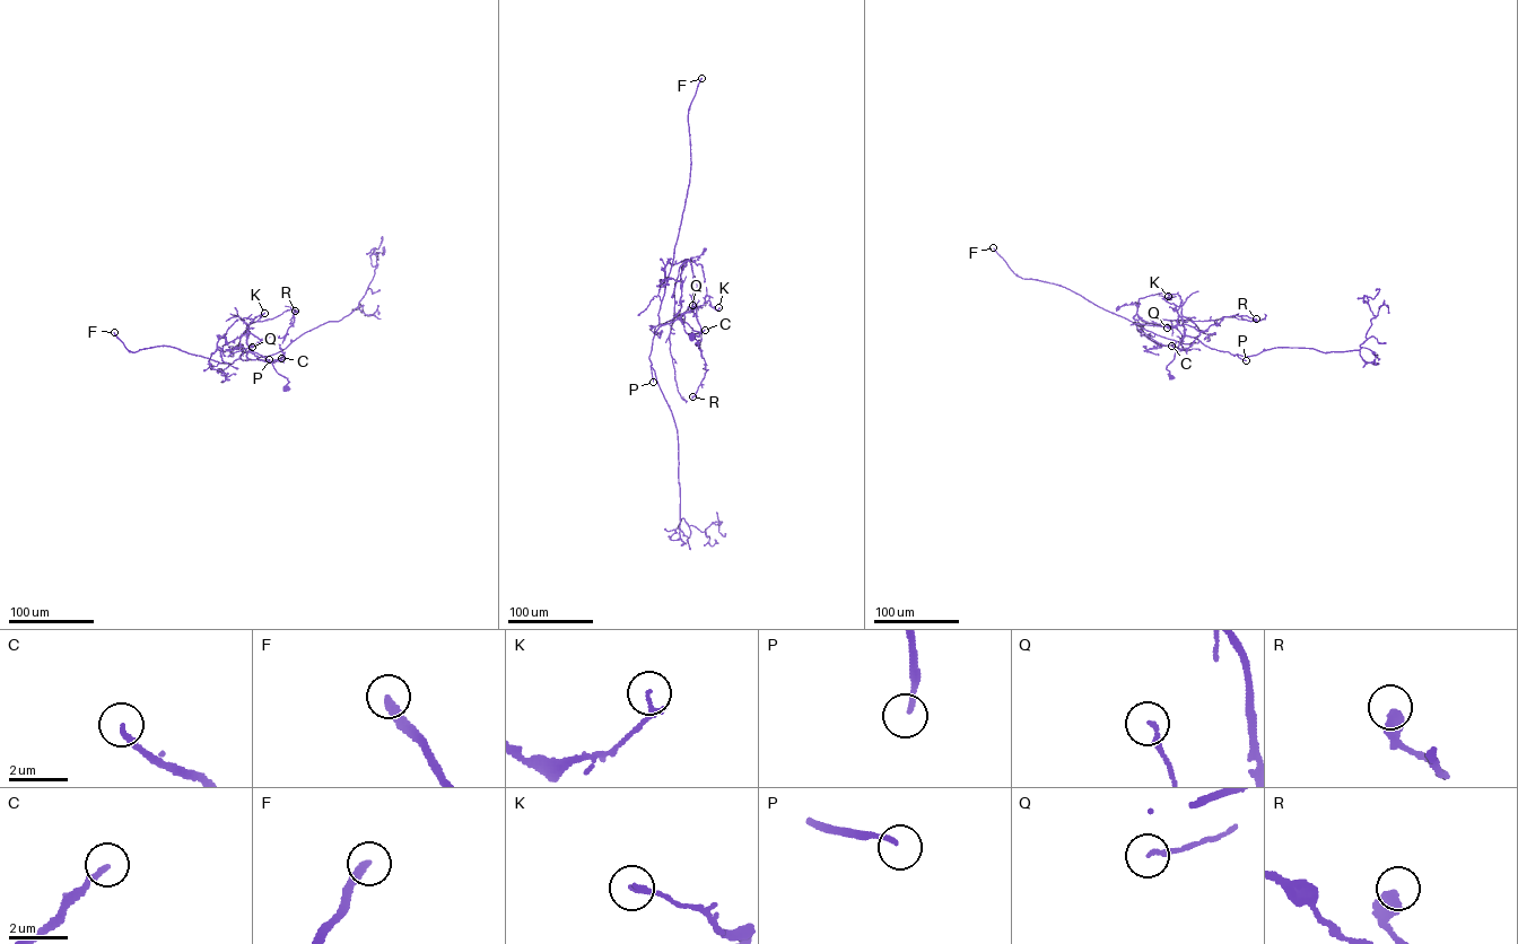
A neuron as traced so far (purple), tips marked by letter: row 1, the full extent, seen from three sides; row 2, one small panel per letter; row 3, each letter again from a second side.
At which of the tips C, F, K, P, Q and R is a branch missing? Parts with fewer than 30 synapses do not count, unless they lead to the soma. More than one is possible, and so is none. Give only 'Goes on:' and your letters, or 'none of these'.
Goes on: F, P

